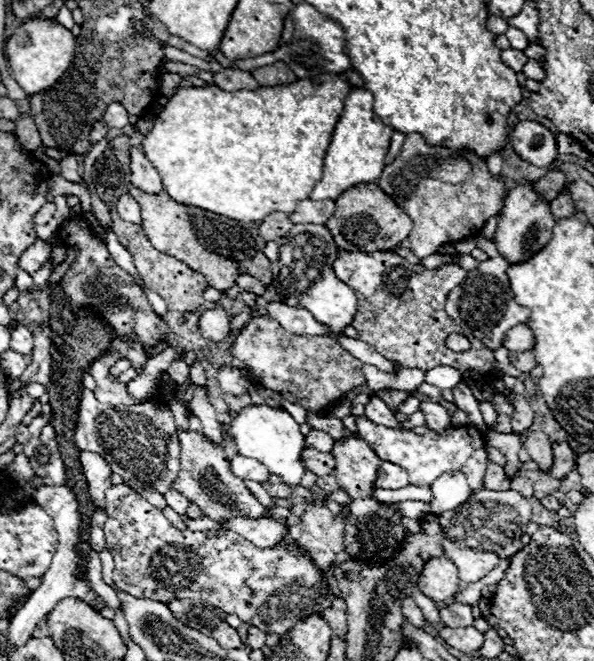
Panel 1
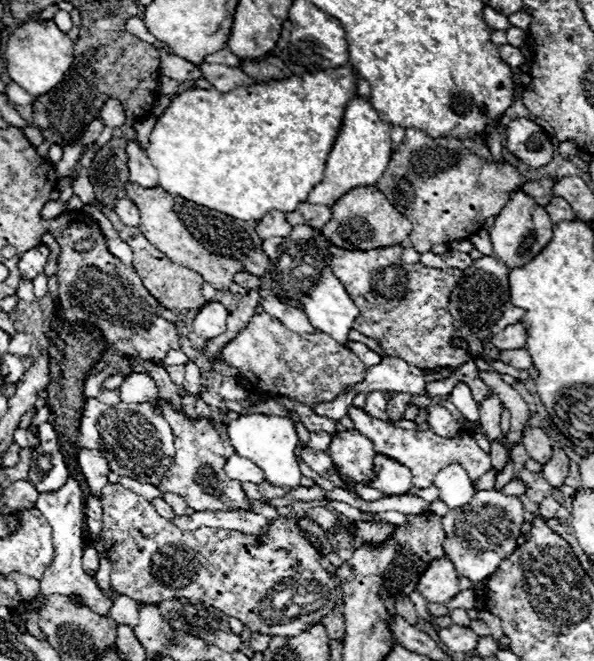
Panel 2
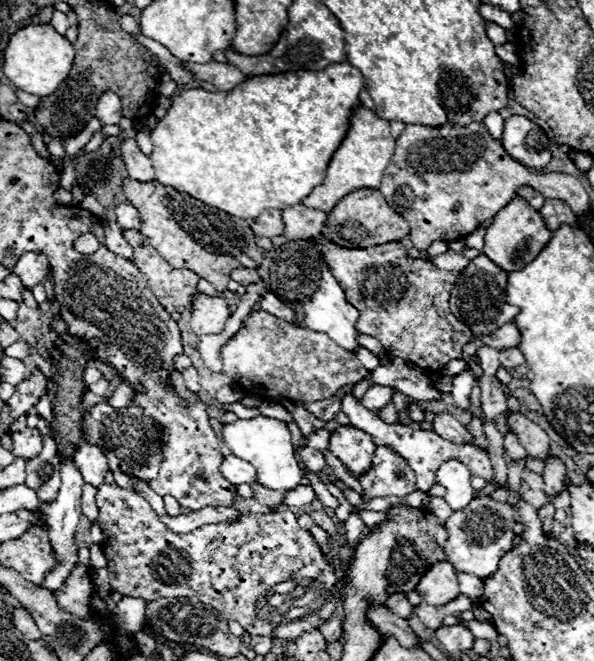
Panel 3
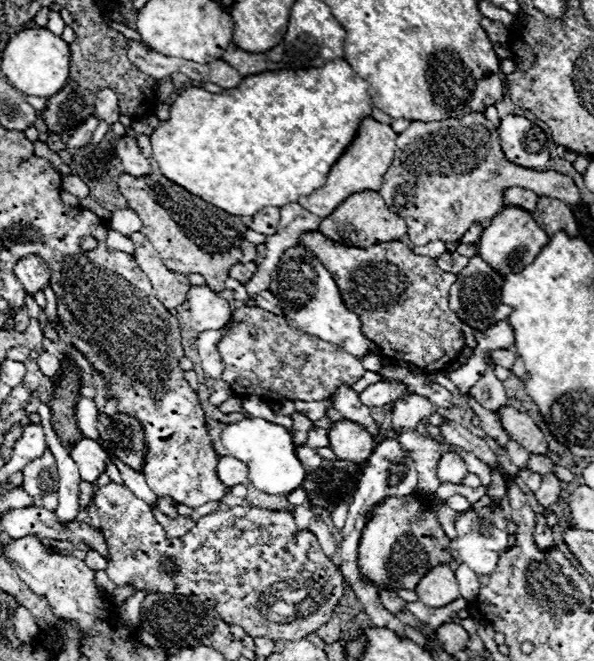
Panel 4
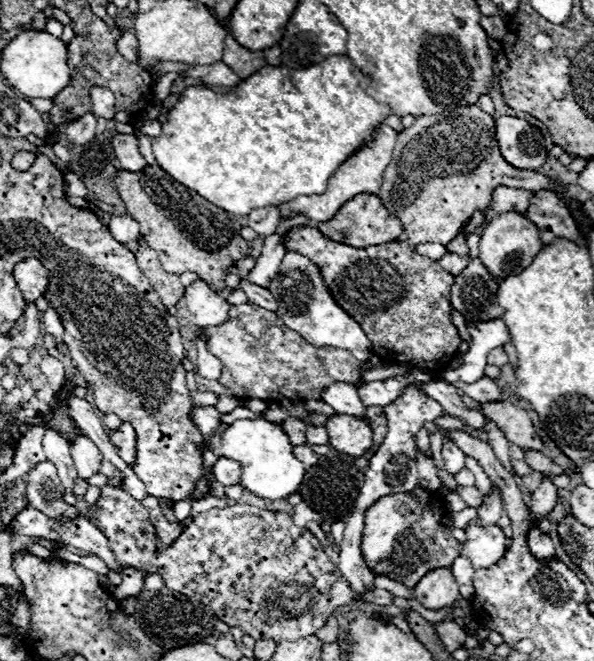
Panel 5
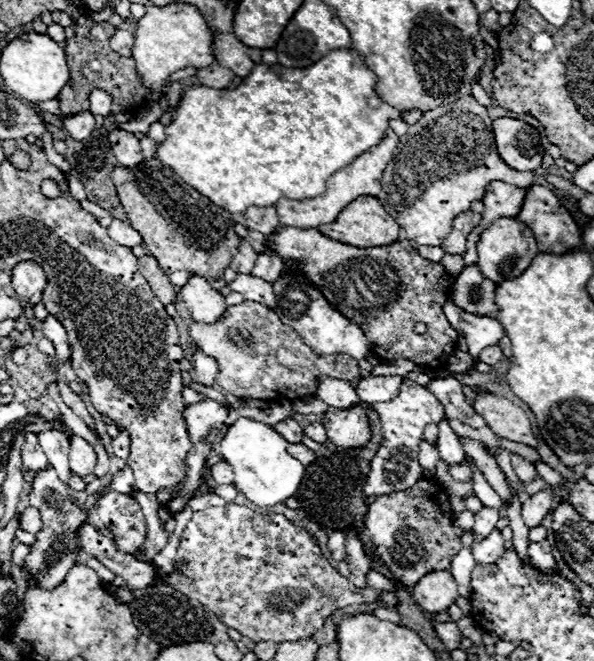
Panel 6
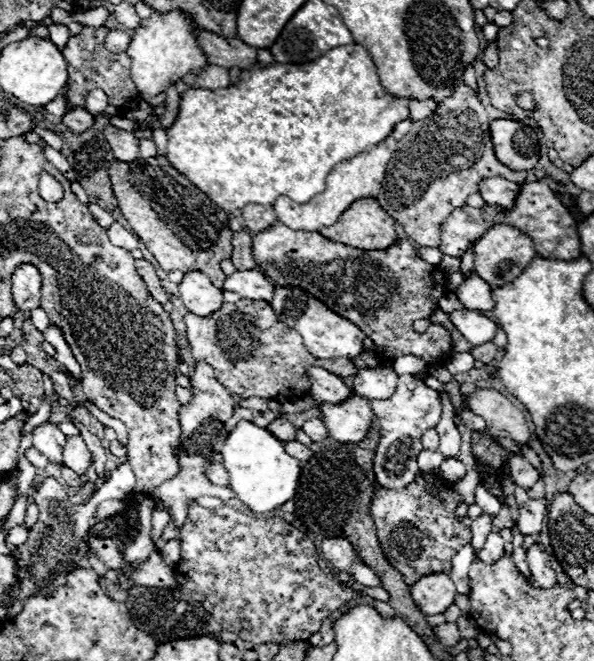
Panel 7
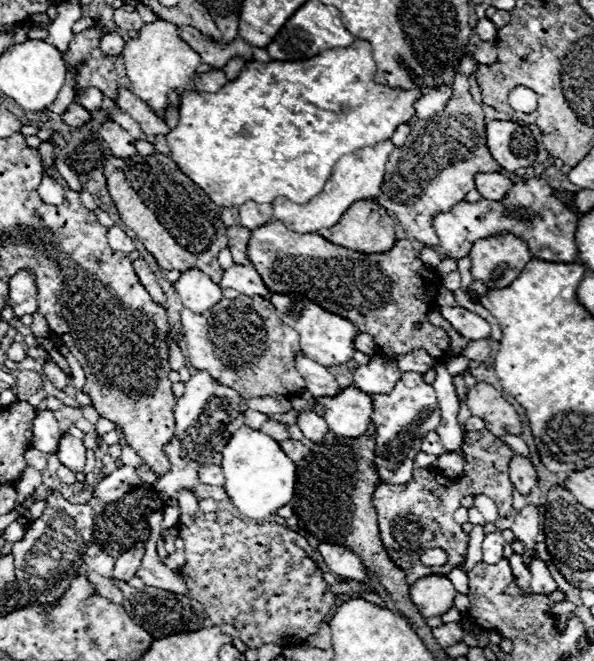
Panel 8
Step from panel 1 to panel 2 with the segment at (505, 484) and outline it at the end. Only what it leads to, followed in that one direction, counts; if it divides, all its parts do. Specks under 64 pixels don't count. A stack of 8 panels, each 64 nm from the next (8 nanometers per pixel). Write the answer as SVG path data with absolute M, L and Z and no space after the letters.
M494 468L488 470L482 478L476 480L474 488L476 488L476 490L496 490L496 476L498 476L498 472L496 472Z

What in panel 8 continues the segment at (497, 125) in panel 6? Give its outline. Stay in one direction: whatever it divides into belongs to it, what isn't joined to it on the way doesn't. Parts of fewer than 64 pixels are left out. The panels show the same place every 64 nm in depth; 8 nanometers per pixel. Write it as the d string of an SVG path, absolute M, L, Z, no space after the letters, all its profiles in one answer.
M492 120L486 124L488 150L492 158L508 172L518 168L530 168L536 160L534 134L516 122Z

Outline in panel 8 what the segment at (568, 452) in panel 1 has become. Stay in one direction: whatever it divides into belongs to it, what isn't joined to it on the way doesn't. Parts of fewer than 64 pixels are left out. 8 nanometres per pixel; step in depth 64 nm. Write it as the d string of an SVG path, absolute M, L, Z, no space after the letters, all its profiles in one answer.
M528 504L528 506L524 506L514 516L514 526L512 526L512 532L514 532L516 540L520 540L524 544L522 558L524 558L526 566L530 564L530 558L534 554L534 544L536 544L534 540L536 540L538 530L540 530L540 512L538 512L538 506L536 504Z

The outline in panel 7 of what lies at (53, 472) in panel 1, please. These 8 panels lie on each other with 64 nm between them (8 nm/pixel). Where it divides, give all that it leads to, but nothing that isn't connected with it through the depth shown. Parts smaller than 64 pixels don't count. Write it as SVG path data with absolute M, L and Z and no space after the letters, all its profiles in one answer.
M46 476L36 486L32 500L40 508L40 520L28 532L28 542L16 546L22 554L20 558L20 576L22 576L20 598L26 598L30 594L50 596L56 592L56 588L66 584L66 576L74 568L80 566L82 558L88 552L86 534L90 532L94 524L94 512L98 506L98 502L94 500L86 504L72 504L62 484L52 476Z

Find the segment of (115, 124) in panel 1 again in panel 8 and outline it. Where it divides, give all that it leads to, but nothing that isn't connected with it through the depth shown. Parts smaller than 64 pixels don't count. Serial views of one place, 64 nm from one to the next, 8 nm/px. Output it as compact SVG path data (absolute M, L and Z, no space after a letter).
M98 88L84 90L84 94L78 98L78 104L84 106L88 112L96 112L102 108L102 92Z

